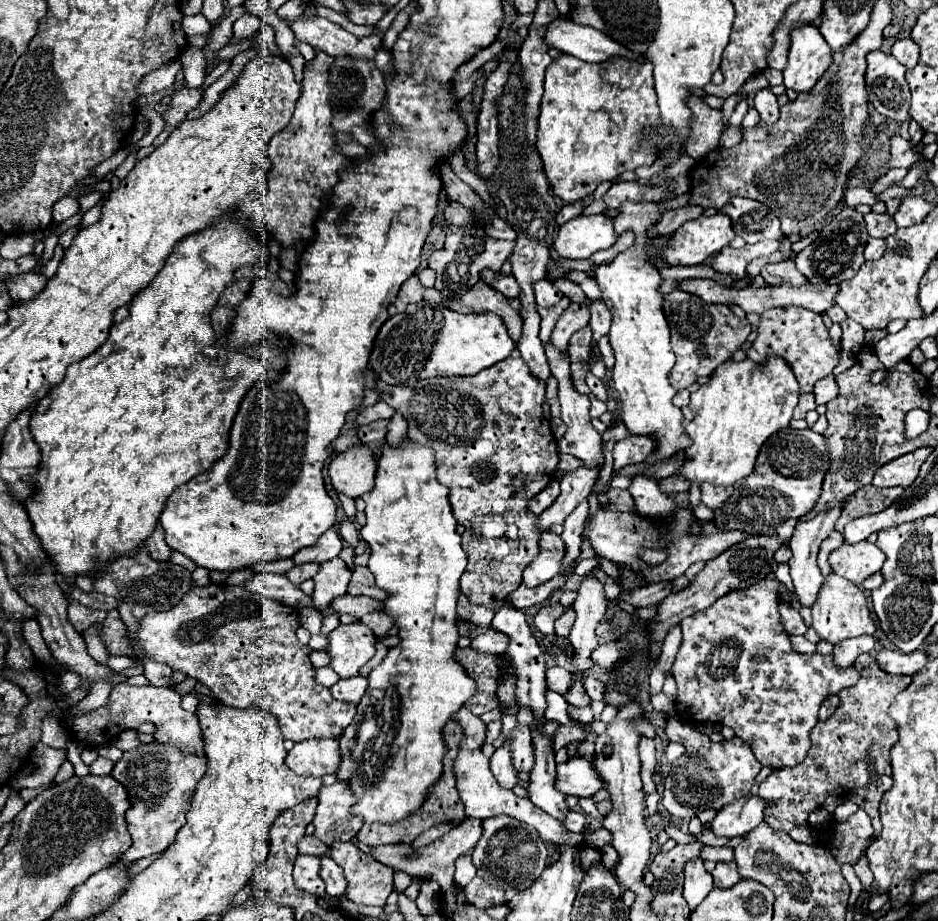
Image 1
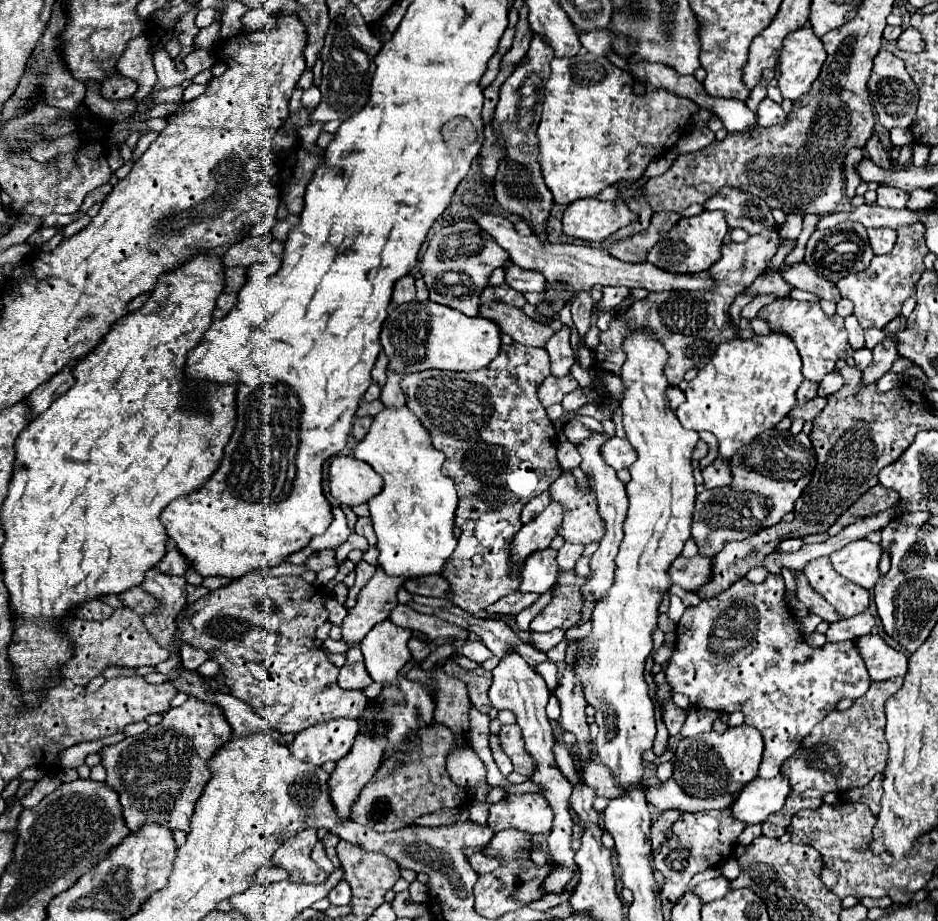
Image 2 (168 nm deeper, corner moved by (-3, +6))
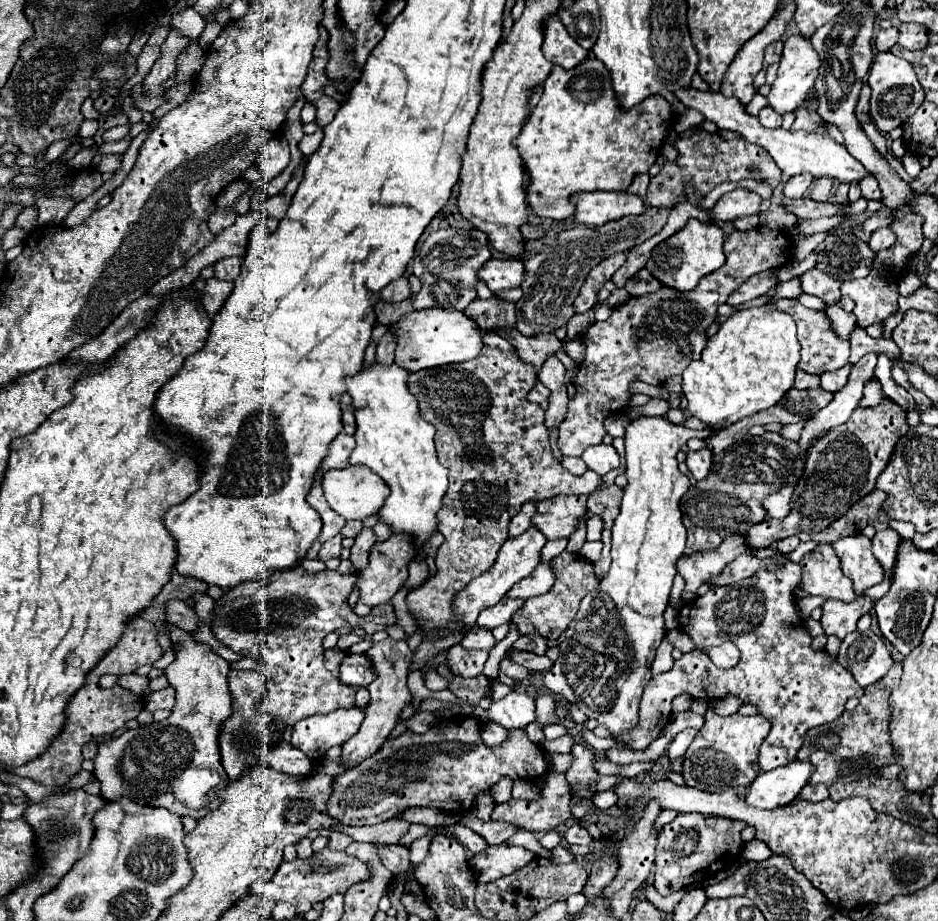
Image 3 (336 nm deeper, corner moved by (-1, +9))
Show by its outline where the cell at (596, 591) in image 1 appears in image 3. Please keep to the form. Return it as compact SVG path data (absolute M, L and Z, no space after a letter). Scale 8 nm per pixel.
M577 740L575 746L573 746L573 750L571 750L571 754L573 754L573 766L565 772L565 776L567 776L569 784L571 784L573 796L577 796L577 794L593 796L593 792L587 790L587 784L591 780L599 778L599 774L593 768L593 762L595 762L593 750L585 742Z

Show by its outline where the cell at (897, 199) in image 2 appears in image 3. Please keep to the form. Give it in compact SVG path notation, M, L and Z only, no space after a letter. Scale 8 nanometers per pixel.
M873 176L859 180L859 188L861 188L863 198L867 198L867 200L881 200L881 190L879 190L877 180Z

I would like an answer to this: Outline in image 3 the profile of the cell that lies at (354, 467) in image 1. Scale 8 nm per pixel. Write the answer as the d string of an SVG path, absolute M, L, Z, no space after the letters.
M349 466L343 470L327 472L323 476L323 490L325 490L325 498L327 498L329 506L345 520L363 520L363 518L379 512L389 494L387 484L363 466Z

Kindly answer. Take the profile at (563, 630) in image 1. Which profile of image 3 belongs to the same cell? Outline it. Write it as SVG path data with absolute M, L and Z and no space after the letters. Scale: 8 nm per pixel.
M527 634L527 636L519 636L513 646L515 646L515 650L533 652L533 654L545 654L547 640L543 636L539 636L539 634Z

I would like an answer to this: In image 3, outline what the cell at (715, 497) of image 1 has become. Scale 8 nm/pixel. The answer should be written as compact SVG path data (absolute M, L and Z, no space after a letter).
M703 448L699 452L687 452L687 460L685 462L687 462L687 468L689 468L689 472L691 472L691 476L695 480L703 480L709 474L711 458L713 458L713 454L707 448Z

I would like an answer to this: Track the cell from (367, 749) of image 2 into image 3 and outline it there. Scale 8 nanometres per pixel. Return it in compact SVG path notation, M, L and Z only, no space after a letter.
M391 638L373 644L373 648L367 652L371 656L373 668L377 672L375 682L369 686L371 692L371 702L365 708L365 720L361 722L361 728L357 730L355 736L351 736L345 744L343 744L343 754L341 754L341 762L345 768L353 768L357 764L361 764L363 760L367 760L371 754L375 754L375 750L379 750L383 746L383 742L387 740L387 736L391 734L391 730L395 728L401 710L409 704L411 694L407 688L407 674L409 674L409 666L411 666L411 658L413 652L409 650L407 642L395 642Z

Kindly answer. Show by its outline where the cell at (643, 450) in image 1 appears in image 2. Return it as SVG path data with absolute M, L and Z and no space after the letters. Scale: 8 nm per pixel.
M611 437L603 447L601 447L601 455L605 459L607 465L611 465L615 471L627 469L631 467L631 463L637 459L637 453L633 449L633 445L629 443L629 439L621 439L621 437Z

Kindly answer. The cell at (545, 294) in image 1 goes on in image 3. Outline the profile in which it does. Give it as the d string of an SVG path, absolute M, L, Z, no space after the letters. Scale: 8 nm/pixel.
M491 258L485 262L483 270L479 270L479 280L487 284L491 292L517 288L525 276L523 262L519 260L503 260L503 258Z

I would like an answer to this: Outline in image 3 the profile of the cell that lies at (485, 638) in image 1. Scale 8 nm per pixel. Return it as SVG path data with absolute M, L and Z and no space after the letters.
M455 644L447 652L447 666L455 676L475 678L483 672L487 656L487 650L465 650L461 644Z

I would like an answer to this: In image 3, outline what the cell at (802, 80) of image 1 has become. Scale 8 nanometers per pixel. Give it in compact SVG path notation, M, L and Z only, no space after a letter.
M791 36L791 38L785 42L785 46L783 46L783 54L781 54L777 78L775 78L775 82L771 84L771 92L765 96L765 98L767 98L767 106L773 108L773 110L779 112L779 114L797 110L797 108L803 104L805 94L813 88L819 66L821 66L821 60L819 60L817 52L813 50L811 42L809 42L807 38L803 38L803 36Z

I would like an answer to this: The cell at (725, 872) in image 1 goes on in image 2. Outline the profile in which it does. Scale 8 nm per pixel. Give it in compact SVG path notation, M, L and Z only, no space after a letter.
M719 875L715 879L709 879L709 881L703 881L701 885L697 885L695 893L699 895L699 899L703 903L709 903L709 901L725 897L729 891L731 891L731 881L725 875Z

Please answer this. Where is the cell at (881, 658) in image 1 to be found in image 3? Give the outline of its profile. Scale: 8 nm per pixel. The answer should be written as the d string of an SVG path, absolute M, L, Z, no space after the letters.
M873 632L847 634L839 648L839 664L851 670L861 688L881 680L893 666L893 658L883 640Z

